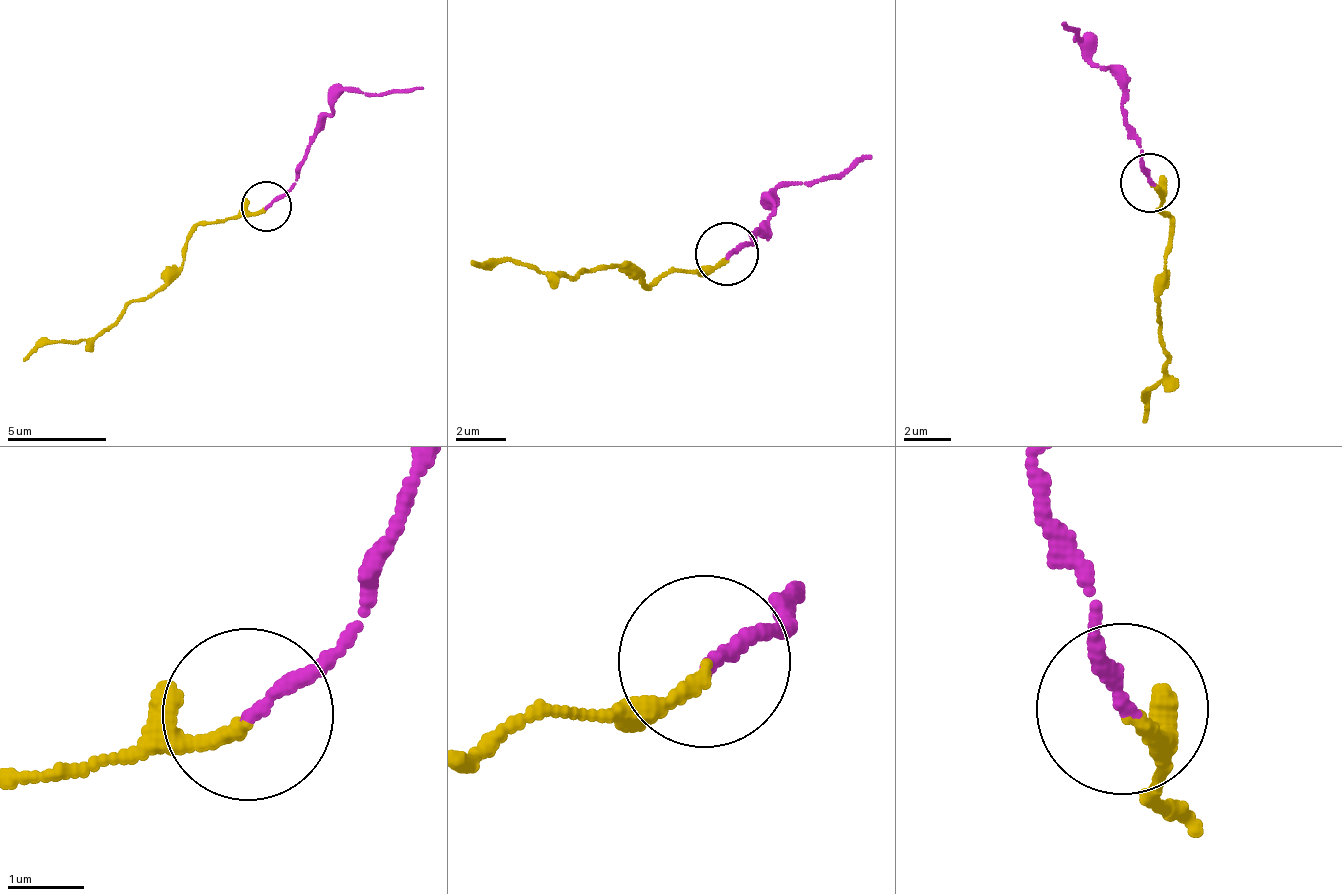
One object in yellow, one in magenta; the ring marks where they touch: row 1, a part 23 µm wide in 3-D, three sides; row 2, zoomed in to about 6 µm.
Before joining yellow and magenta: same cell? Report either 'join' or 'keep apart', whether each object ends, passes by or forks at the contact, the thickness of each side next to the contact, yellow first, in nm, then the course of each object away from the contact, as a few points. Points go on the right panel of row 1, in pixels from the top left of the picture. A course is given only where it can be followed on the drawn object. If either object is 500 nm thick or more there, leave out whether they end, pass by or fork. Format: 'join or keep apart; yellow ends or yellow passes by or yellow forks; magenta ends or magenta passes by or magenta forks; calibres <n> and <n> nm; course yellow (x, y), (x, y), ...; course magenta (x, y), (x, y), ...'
keep apart; yellow ends; magenta ends; calibres 160 and 190 nm; course yellow (1152, 184), (1157, 207), (1170, 222), (1159, 308), (1160, 380), (1144, 396), (1144, 424); course magenta (1152, 184), (1121, 86), (1080, 45), (1080, 34), (1065, 21)

